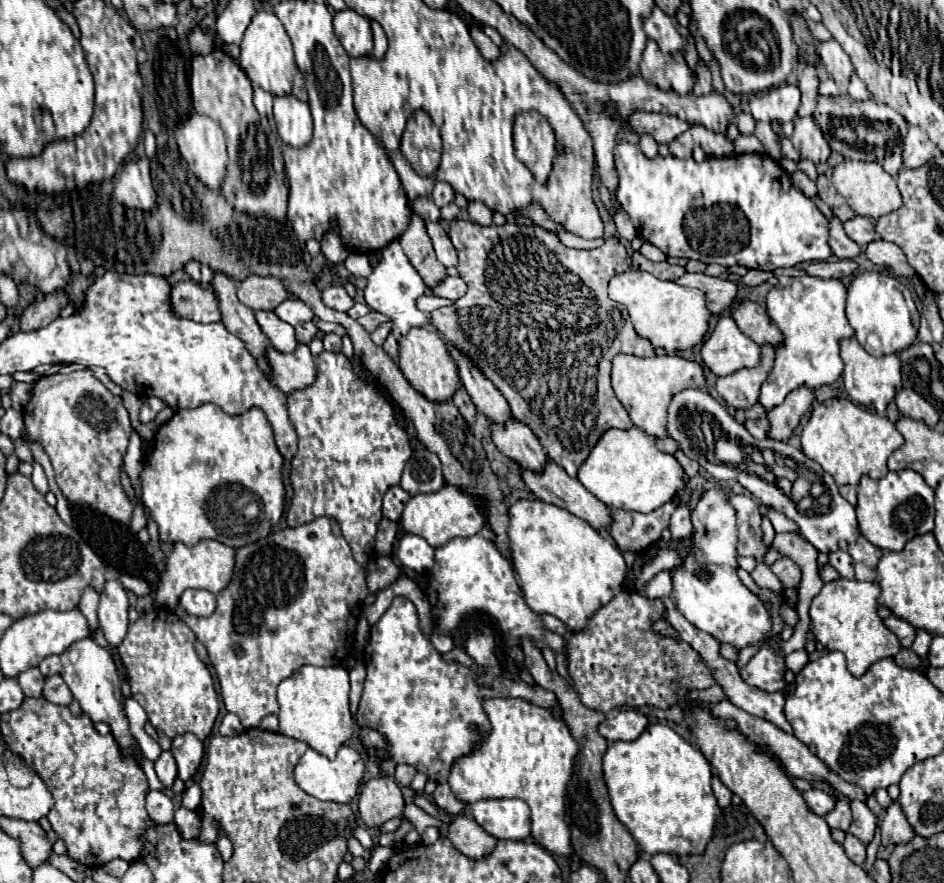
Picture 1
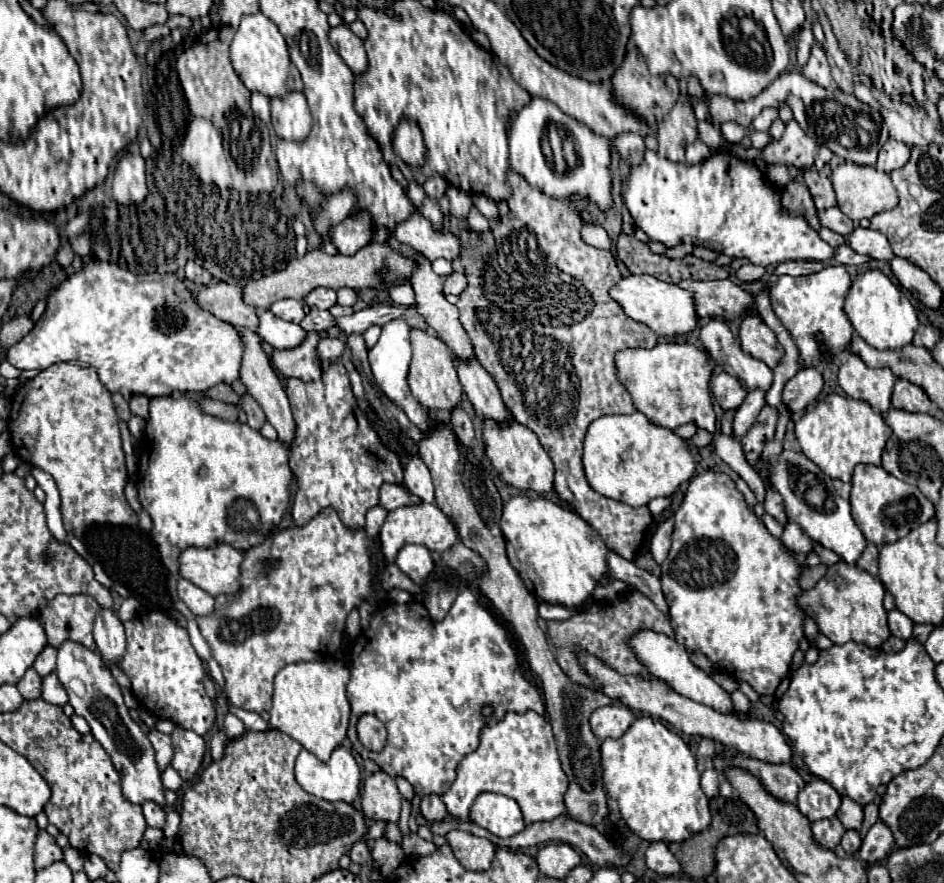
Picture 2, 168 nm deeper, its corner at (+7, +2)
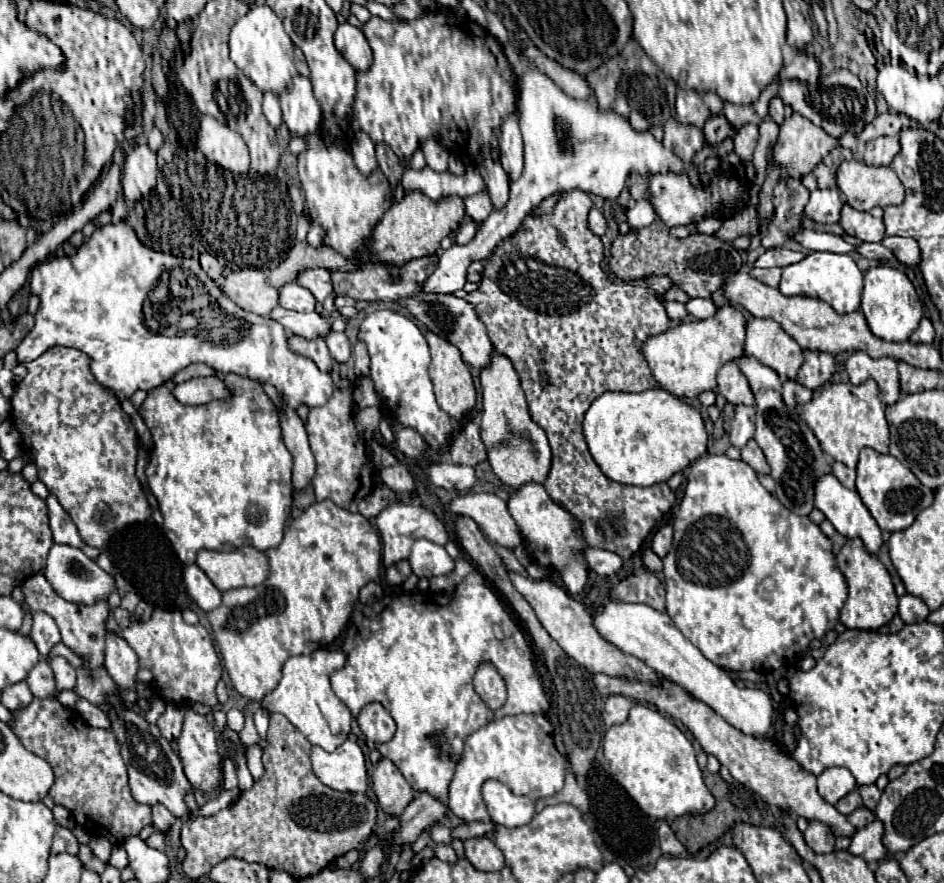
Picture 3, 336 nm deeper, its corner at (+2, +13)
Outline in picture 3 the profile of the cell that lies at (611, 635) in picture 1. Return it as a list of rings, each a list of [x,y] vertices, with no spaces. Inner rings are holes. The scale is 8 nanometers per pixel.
[[[642,572],[642,574],[634,574],[624,578],[614,590],[612,590],[614,598],[620,598],[624,602],[642,602],[648,604],[660,612],[666,610],[664,606],[664,586],[662,582],[656,578],[654,572]]]

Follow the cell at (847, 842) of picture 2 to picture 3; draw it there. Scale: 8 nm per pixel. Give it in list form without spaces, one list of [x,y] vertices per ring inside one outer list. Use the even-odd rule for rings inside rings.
[[[858,808],[858,810],[854,810],[850,816],[848,816],[848,820],[856,826],[856,828],[864,828],[864,826],[868,826],[870,822],[874,822],[876,820],[876,816],[874,816],[874,812],[872,810],[868,810],[868,808]]]

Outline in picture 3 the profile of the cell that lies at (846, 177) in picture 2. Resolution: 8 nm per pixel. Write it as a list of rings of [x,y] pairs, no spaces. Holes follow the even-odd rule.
[[[860,160],[838,166],[838,188],[856,210],[870,212],[874,206],[898,206],[904,202],[904,186],[890,166],[866,166]]]

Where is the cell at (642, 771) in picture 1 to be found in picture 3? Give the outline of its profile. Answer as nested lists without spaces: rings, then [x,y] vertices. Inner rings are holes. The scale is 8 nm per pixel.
[[[636,702],[626,722],[606,730],[604,756],[610,762],[610,774],[616,782],[654,818],[672,820],[684,814],[704,814],[714,806],[714,796],[704,784],[690,740],[658,710]]]

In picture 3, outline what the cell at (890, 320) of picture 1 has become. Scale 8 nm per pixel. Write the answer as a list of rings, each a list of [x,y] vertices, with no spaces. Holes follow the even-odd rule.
[[[878,264],[866,272],[860,310],[864,312],[874,336],[890,342],[906,342],[922,320],[922,304],[912,282],[902,270],[886,264]]]

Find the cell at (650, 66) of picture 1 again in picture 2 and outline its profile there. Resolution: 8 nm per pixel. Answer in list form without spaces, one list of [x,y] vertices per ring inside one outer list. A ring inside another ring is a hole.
[[[629,45],[627,47],[627,55],[625,55],[625,61],[621,63],[621,67],[613,73],[611,77],[611,83],[613,83],[613,95],[615,99],[631,109],[633,113],[637,113],[639,117],[643,117],[647,123],[659,123],[667,113],[669,109],[677,103],[679,99],[679,87],[677,87],[677,79],[673,75],[661,75],[661,77],[655,77],[655,75],[649,75],[649,69],[645,67],[645,59],[643,55],[637,51],[635,45]]]

